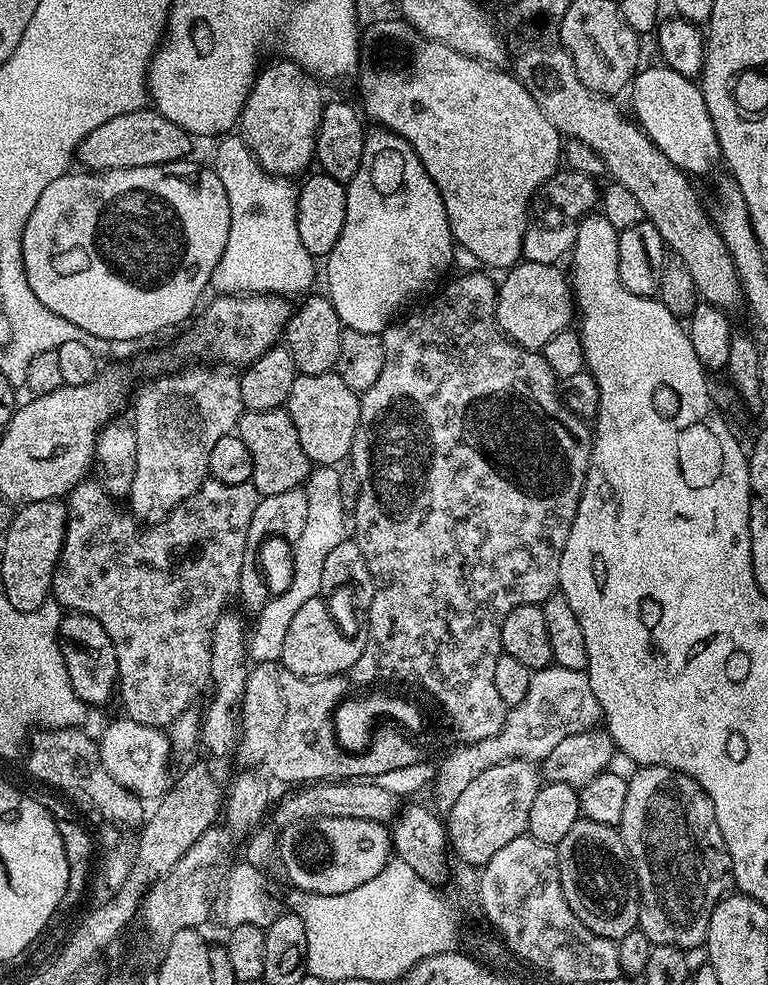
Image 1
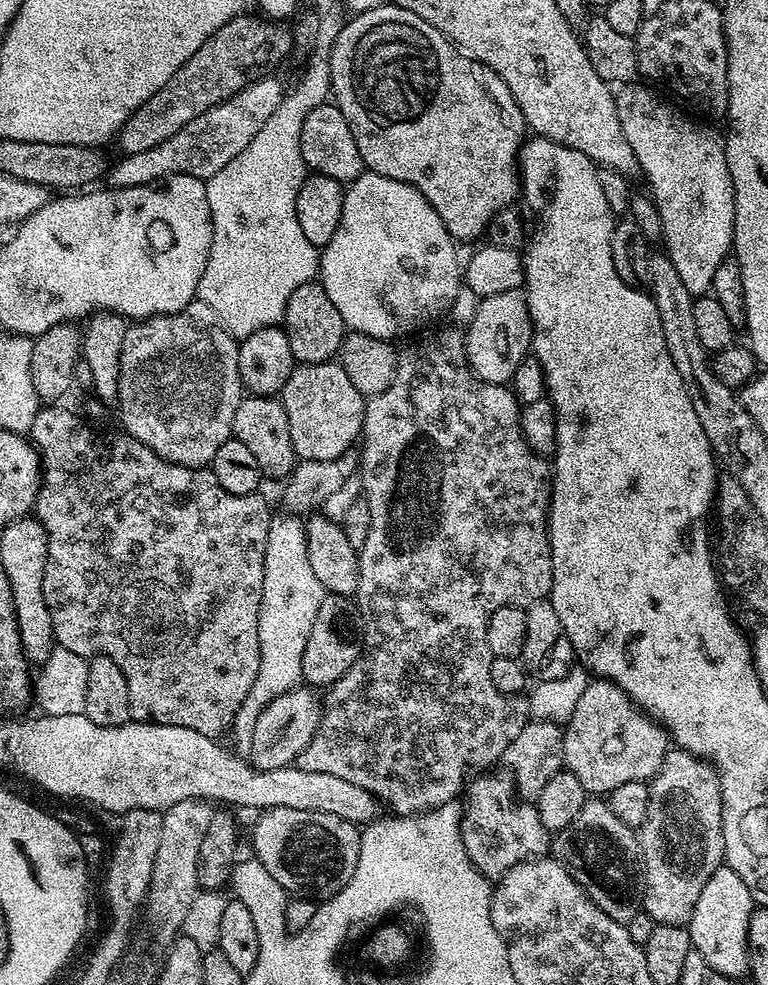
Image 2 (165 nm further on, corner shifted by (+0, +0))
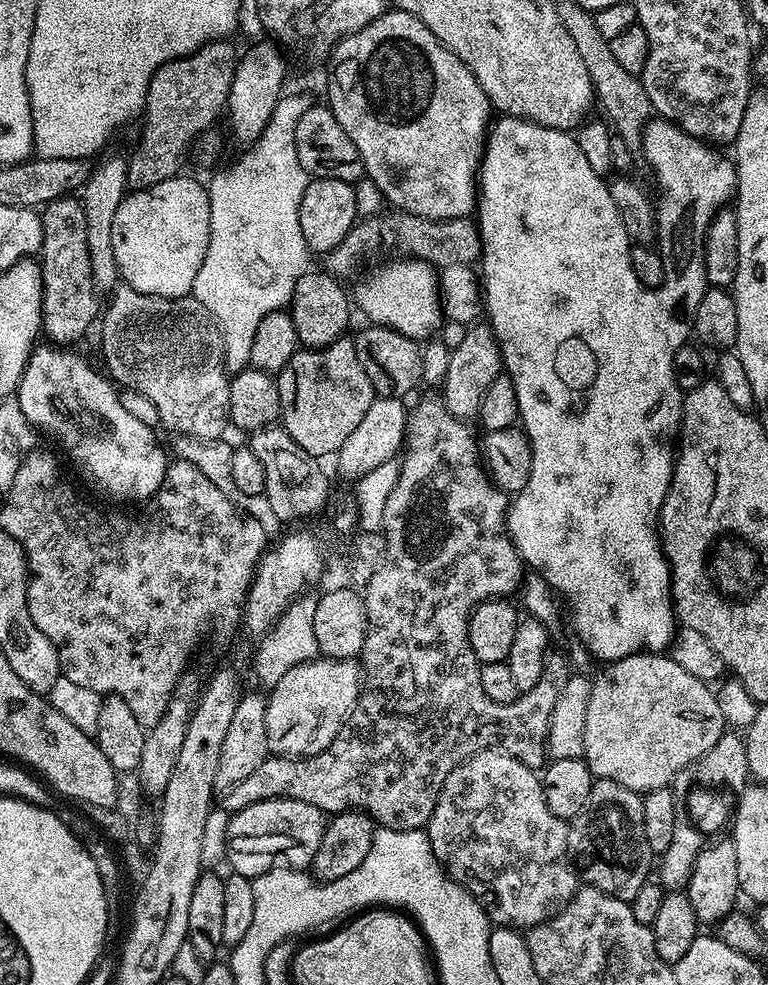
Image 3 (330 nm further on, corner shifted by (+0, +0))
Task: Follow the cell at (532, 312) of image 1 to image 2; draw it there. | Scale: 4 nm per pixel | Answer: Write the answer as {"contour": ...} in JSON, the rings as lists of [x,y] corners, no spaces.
{"contour":[[[523,291],[503,292],[493,296],[483,297],[477,306],[477,313],[466,325],[464,332],[464,349],[468,355],[468,366],[472,369],[473,376],[484,380],[488,384],[507,385],[512,379],[514,370],[529,355],[532,346],[532,323],[528,317],[528,303],[524,301]]]}

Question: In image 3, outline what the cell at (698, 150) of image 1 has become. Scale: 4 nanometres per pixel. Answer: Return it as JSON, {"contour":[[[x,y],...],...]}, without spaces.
{"contour":[[[653,117],[642,129],[644,136],[644,156],[654,168],[656,180],[660,186],[660,198],[657,197],[657,233],[658,246],[664,259],[664,280],[656,288],[652,288],[652,296],[660,296],[660,300],[668,300],[672,304],[672,312],[683,314],[689,312],[695,316],[703,295],[709,290],[708,275],[705,272],[704,236],[710,222],[721,211],[723,204],[733,197],[736,186],[735,163],[722,156],[719,149],[700,141],[684,132],[672,121],[664,117]]]}

